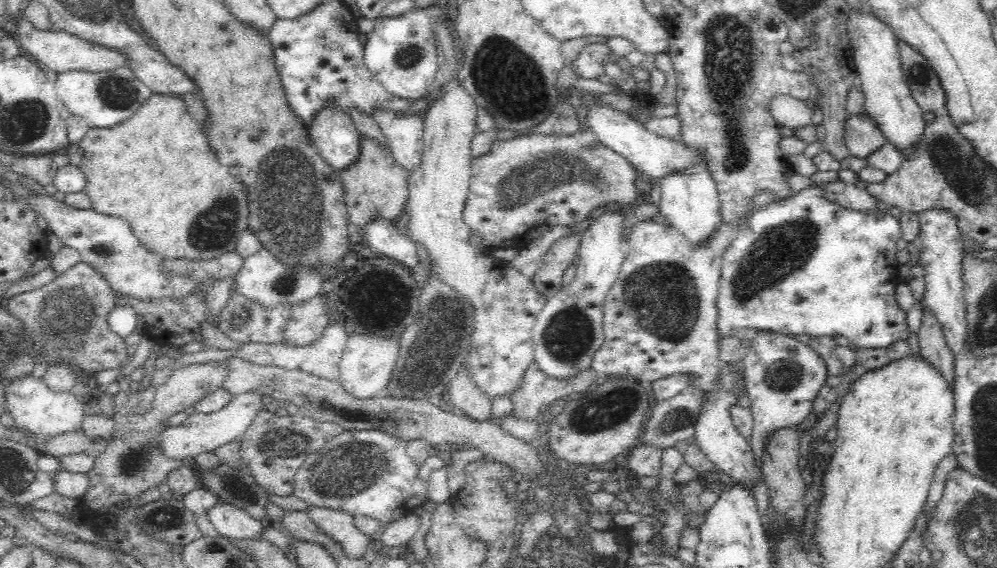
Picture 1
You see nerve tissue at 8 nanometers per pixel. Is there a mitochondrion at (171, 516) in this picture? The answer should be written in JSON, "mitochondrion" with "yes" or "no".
{"mitochondrion":"yes"}

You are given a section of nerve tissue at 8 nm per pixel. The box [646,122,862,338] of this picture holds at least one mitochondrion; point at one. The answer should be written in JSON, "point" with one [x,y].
{"point":[777,254]}

